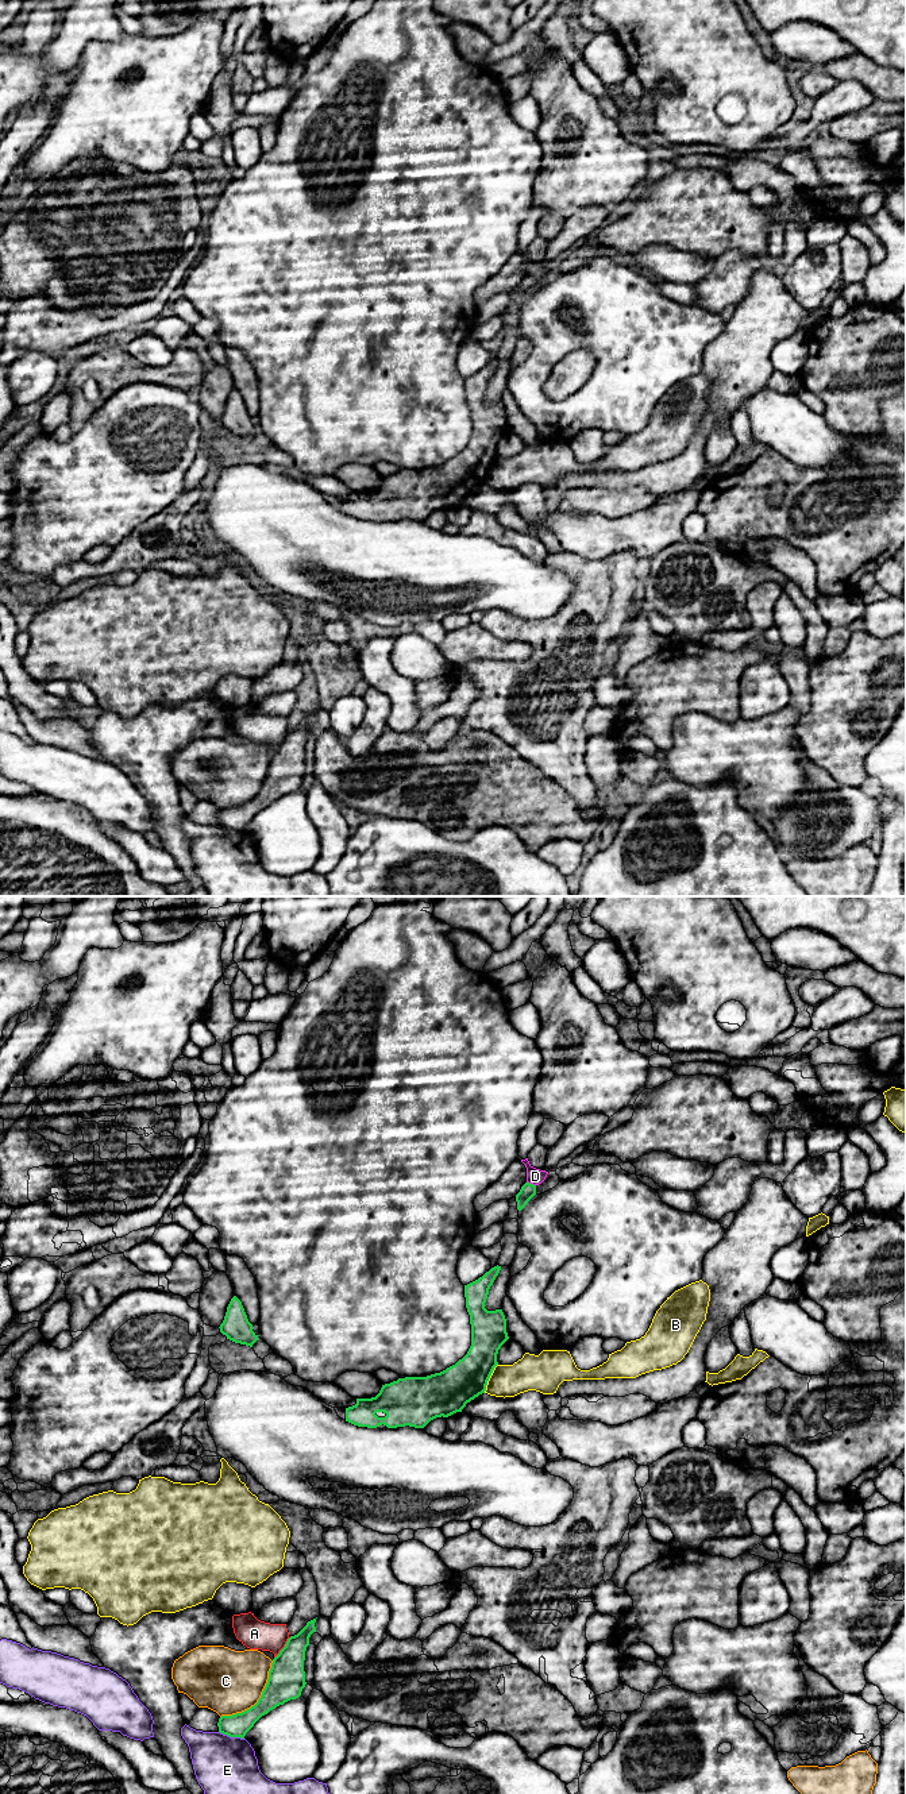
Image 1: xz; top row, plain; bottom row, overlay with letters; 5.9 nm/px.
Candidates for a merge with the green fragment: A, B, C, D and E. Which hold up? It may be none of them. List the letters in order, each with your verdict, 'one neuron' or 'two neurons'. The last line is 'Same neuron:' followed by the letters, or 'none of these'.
A: two neurons
B: two neurons
C: two neurons
D: two neurons
E: two neurons
Same neuron: none of these

